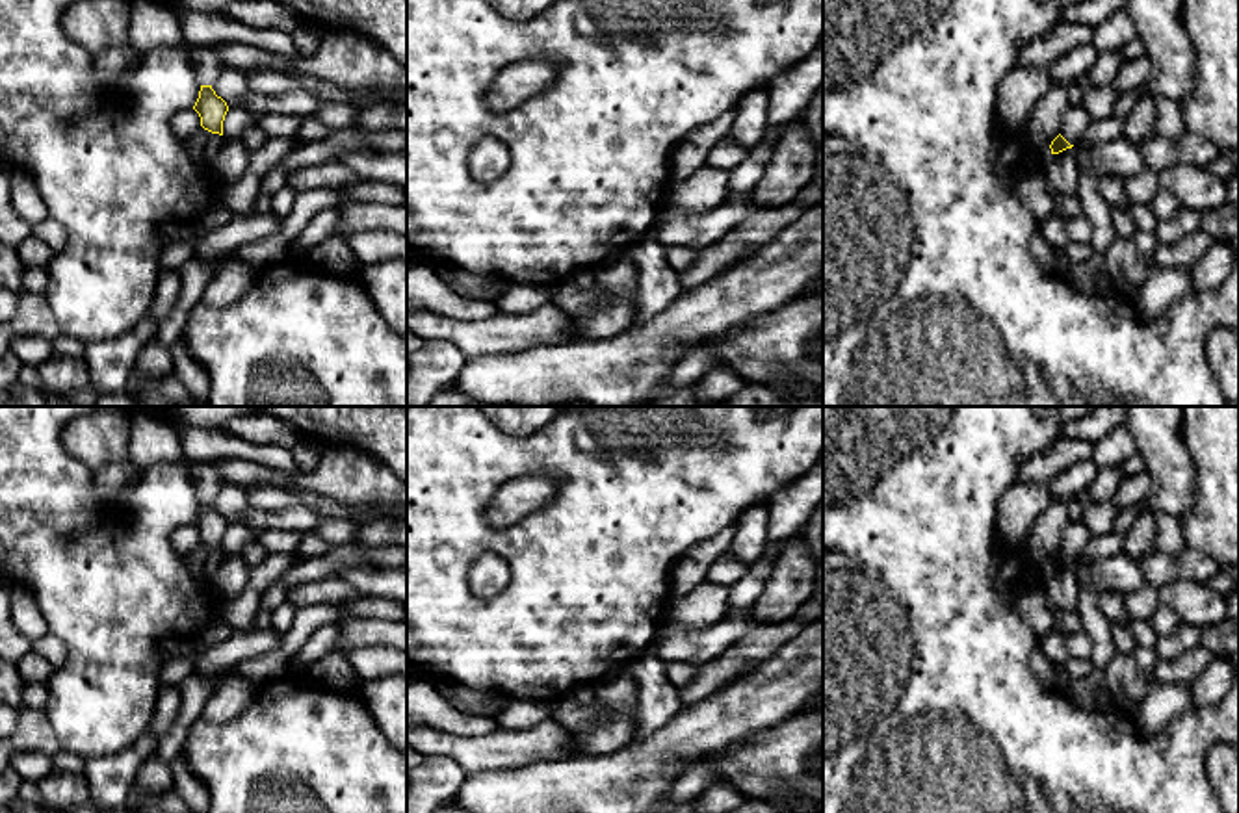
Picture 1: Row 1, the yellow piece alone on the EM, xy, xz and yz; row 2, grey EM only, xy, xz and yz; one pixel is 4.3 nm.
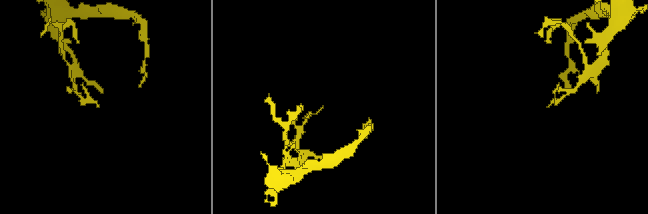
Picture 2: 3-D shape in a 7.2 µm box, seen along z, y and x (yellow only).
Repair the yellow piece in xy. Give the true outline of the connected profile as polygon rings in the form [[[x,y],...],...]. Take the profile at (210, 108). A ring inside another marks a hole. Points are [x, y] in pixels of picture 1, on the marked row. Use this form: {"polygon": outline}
{"polygon": [[[201,85],[193,110],[201,117],[201,126],[212,134],[223,136],[223,121],[228,111],[227,102],[215,95],[212,85]]]}

